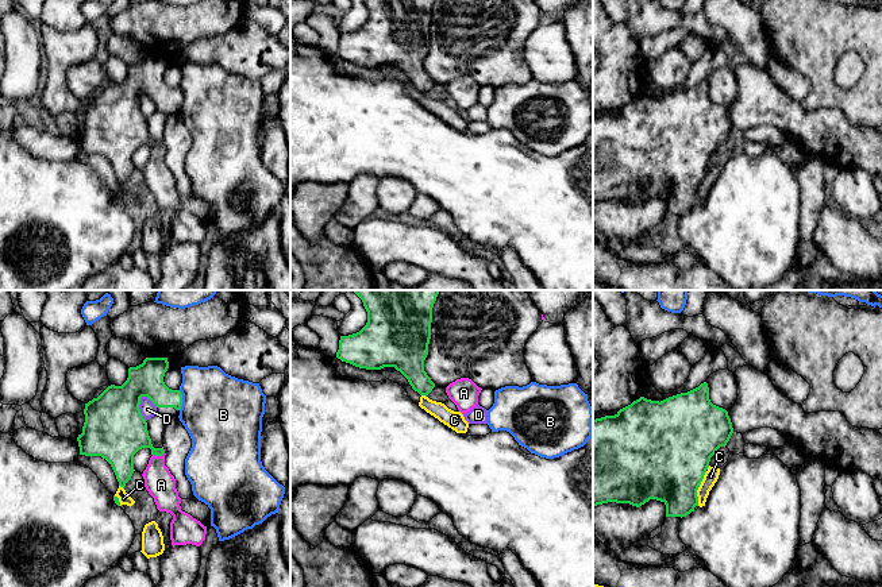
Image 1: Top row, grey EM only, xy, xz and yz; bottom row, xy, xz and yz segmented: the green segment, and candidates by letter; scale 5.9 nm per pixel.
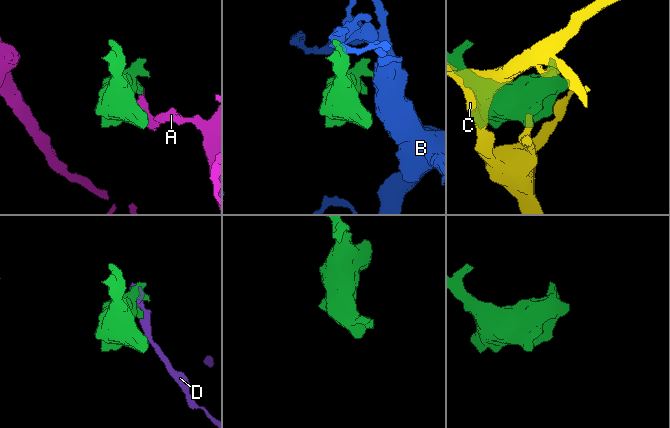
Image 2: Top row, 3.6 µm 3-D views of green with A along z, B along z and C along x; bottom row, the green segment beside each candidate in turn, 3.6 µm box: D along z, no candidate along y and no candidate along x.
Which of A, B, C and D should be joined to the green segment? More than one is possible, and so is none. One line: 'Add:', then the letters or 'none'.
Add: A

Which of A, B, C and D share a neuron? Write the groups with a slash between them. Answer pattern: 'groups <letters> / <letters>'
groups A / B / C / D

